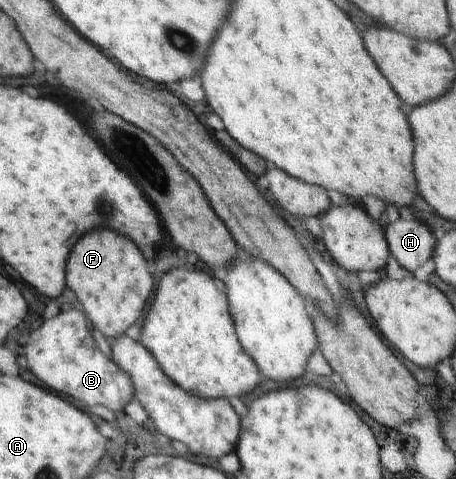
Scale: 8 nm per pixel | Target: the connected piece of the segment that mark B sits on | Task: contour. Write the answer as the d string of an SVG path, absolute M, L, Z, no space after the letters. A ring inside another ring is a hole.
M62 309L59 315L43 321L39 327L29 331L29 349L25 345L27 365L31 373L49 389L57 389L57 393L63 393L67 397L73 395L75 401L81 401L87 407L103 405L120 415L133 397L133 383L129 375L115 365L112 358L101 353L91 340L85 321L87 317L83 317L83 313L75 309Z

